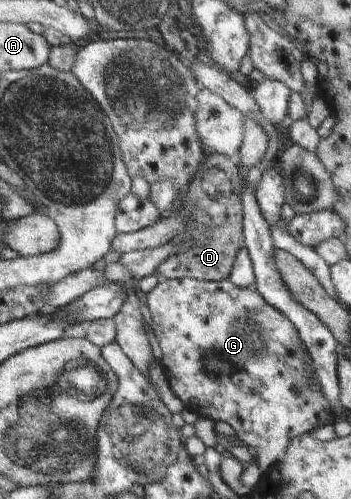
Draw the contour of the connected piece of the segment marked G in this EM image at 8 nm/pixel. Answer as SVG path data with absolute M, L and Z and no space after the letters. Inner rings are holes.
M183 278L181 280L165 279L163 282L158 282L153 290L146 293L145 304L150 312L151 320L153 320L152 333L158 342L161 352L161 358L158 362L162 368L167 386L181 400L183 407L191 410L197 417L208 418L214 423L225 422L225 424L229 424L235 431L236 439L241 440L243 445L252 452L253 462L257 464L257 467L263 474L269 472L275 466L275 462L285 454L285 448L287 448L287 444L291 442L292 438L309 433L310 429L320 427L326 422L331 424L334 421L333 414L329 412L329 404L325 402L325 398L323 398L323 394L319 390L317 378L314 378L313 373L311 373L311 378L309 378L307 364L301 362L301 358L308 356L308 353L301 350L301 338L299 338L297 330L287 320L286 316L283 316L279 310L267 304L259 296L259 292L257 292L255 286L235 288L228 279L220 281L198 281L189 278Z

